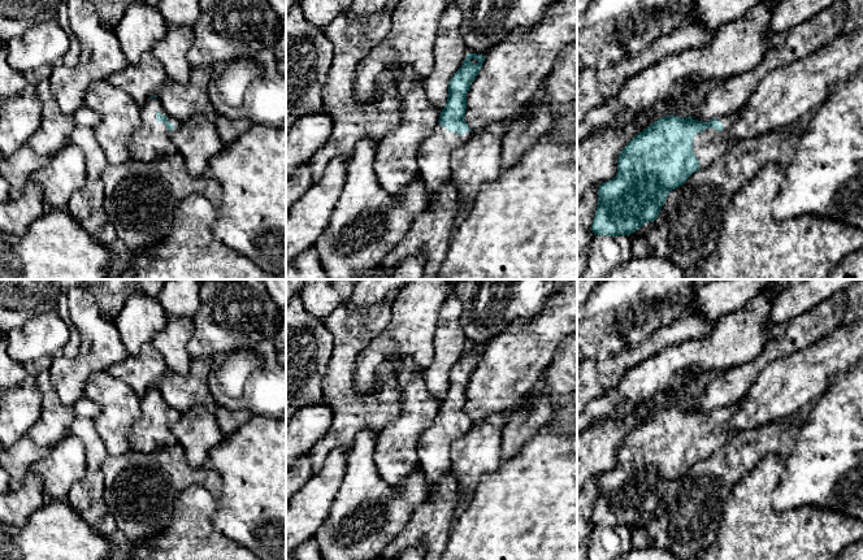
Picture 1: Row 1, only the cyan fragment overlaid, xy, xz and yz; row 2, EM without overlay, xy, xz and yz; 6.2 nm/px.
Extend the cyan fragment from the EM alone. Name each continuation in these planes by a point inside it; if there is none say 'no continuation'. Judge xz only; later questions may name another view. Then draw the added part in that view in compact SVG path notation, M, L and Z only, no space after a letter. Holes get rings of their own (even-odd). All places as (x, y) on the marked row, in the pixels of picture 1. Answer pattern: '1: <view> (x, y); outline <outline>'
1: xz (434, 153); outline M437 122L432 134L421 143L417 152L417 166L429 192L429 201L438 195L451 174L452 152L460 148L470 135L472 133L468 131L459 136Z

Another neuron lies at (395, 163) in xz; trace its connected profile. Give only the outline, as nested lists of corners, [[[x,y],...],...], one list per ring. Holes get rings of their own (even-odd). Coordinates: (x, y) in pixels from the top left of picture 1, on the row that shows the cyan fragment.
[[[406,69],[398,83],[400,97],[399,123],[377,144],[374,174],[378,186],[391,196],[420,175],[417,152],[432,134],[442,109],[433,105],[424,82],[417,82],[411,69]]]

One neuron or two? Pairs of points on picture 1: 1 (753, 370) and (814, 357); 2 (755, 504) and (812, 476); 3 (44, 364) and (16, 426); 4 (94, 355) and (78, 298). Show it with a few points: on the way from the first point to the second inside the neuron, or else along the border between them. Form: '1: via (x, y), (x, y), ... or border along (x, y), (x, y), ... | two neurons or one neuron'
1: border along (779, 357), (760, 373), (746, 393) | two neurons
2: border along (783, 468), (772, 495), (772, 508), (776, 512) | two neurons
3: via (30, 377), (26, 396), (17, 411) | one neuron
4: via (94, 341), (94, 329), (85, 312) | one neuron

